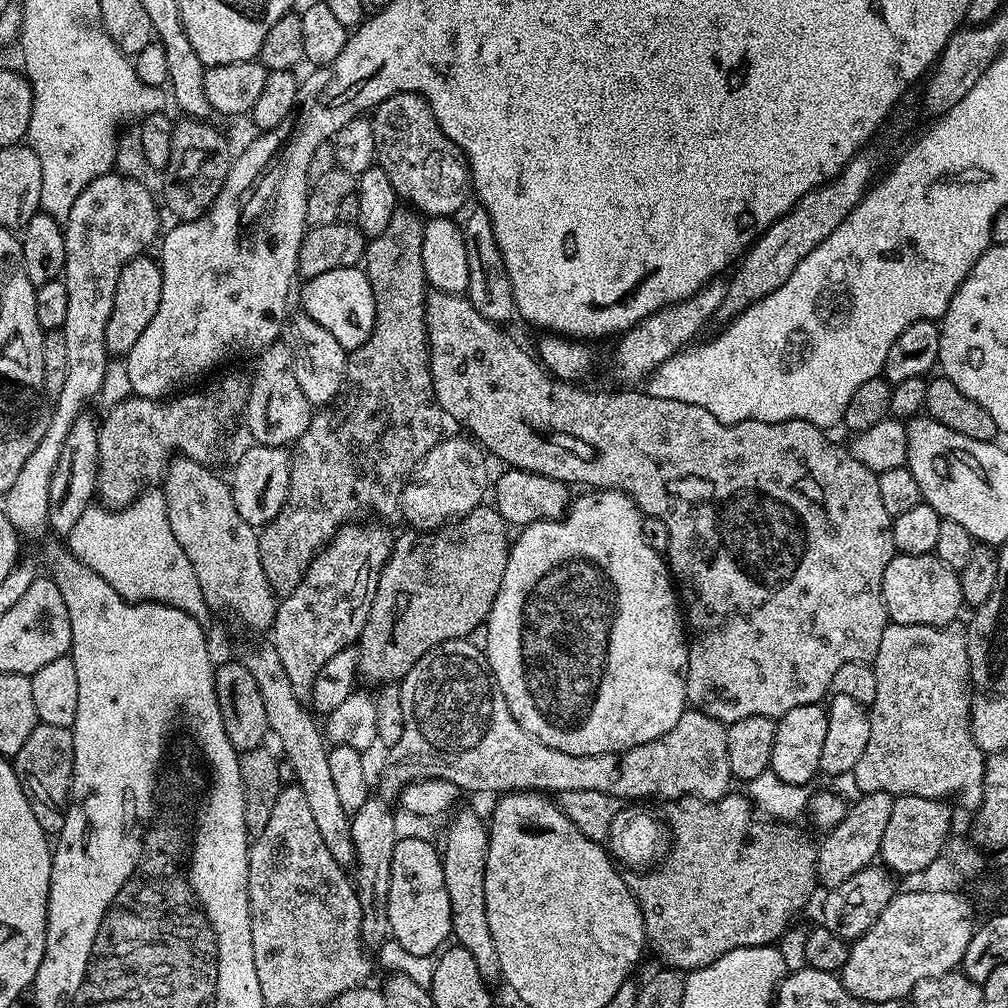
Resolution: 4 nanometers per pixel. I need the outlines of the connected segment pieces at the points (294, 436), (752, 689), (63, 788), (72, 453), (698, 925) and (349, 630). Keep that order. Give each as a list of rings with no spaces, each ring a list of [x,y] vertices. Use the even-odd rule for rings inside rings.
[[[275,342],[263,349],[255,358],[256,360],[256,377],[251,377],[248,386],[248,400],[244,403],[242,420],[248,423],[248,432],[251,438],[257,444],[265,444],[271,448],[288,448],[295,445],[298,438],[310,426],[314,415],[313,405],[309,404],[306,394],[302,394],[302,386],[298,386],[298,378],[294,370],[294,362],[290,354],[290,346],[283,342]]]
[[[435,290],[429,291],[424,302],[424,325],[426,326],[426,334],[428,335],[428,353],[430,354],[432,385],[434,386],[436,400],[440,403],[440,411],[445,417],[453,416],[462,427],[469,428],[473,433],[468,432],[479,441],[485,453],[491,454],[491,452],[493,452],[498,459],[505,460],[505,465],[507,465],[508,468],[521,468],[524,472],[533,472],[534,474],[549,476],[569,486],[588,484],[584,486],[592,490],[615,488],[616,491],[625,492],[626,495],[632,497],[632,501],[636,503],[636,507],[640,509],[644,516],[653,516],[662,522],[666,522],[666,530],[670,530],[670,542],[668,543],[668,551],[666,553],[668,571],[671,572],[674,577],[679,599],[686,609],[687,627],[690,629],[691,635],[692,632],[696,635],[694,638],[691,637],[688,646],[688,669],[684,671],[684,694],[687,703],[691,705],[695,711],[709,715],[710,718],[720,720],[725,726],[738,722],[738,718],[750,718],[751,716],[771,716],[773,718],[779,718],[786,715],[790,710],[794,710],[794,706],[821,703],[821,701],[829,695],[832,683],[834,682],[834,674],[838,674],[839,668],[846,662],[875,661],[876,655],[878,654],[878,646],[882,646],[882,634],[886,630],[888,623],[890,623],[888,611],[884,605],[884,595],[882,594],[882,574],[886,574],[886,566],[890,566],[890,562],[898,555],[896,547],[894,546],[894,534],[892,533],[892,521],[894,517],[886,514],[886,506],[882,506],[882,497],[880,497],[878,482],[876,481],[877,473],[870,471],[866,466],[862,466],[862,462],[858,462],[858,458],[854,458],[851,451],[849,451],[845,445],[843,448],[842,445],[835,444],[835,442],[828,437],[829,433],[825,431],[825,429],[814,426],[805,420],[787,420],[786,422],[774,422],[773,424],[770,422],[747,420],[746,422],[738,422],[737,424],[723,424],[722,422],[718,422],[718,418],[714,418],[714,414],[710,414],[710,410],[702,410],[702,406],[690,406],[690,402],[678,402],[670,398],[654,398],[644,390],[587,392],[584,386],[577,386],[572,382],[561,382],[553,378],[548,369],[540,363],[539,359],[537,359],[529,349],[528,353],[522,345],[515,344],[515,342],[503,332],[505,329],[501,327],[501,325],[493,324],[492,321],[482,318],[482,314],[478,314],[478,310],[474,310],[474,306],[468,301],[467,295],[464,294],[437,292]]]
[[[38,722],[34,730],[30,730],[30,738],[26,738],[22,750],[18,750],[14,758],[14,767],[18,782],[32,804],[34,818],[38,818],[38,826],[42,826],[42,830],[46,833],[59,834],[72,795],[74,738],[71,728]]]
[[[90,414],[79,416],[74,426],[70,428],[62,453],[58,458],[54,474],[50,480],[50,506],[47,507],[48,525],[51,531],[66,538],[72,532],[74,525],[82,518],[87,508],[91,507],[97,474],[97,434],[99,425]],[[92,498],[92,500],[91,500]]]
[[[736,790],[728,792],[720,800],[699,800],[696,796],[681,796],[673,799],[668,808],[667,827],[670,829],[670,847],[659,865],[660,872],[657,870],[644,870],[631,877],[630,887],[632,897],[638,902],[640,913],[644,919],[644,935],[647,943],[664,959],[663,963],[669,968],[678,968],[681,970],[691,970],[693,968],[705,968],[710,966],[722,954],[726,954],[735,948],[757,948],[763,944],[772,946],[777,943],[776,939],[783,934],[791,922],[792,916],[796,916],[804,908],[804,903],[812,896],[812,891],[818,888],[816,879],[816,853],[817,845],[812,844],[808,836],[800,836],[800,832],[791,823],[784,822],[779,825],[780,832],[774,829],[764,829],[762,825],[756,824],[757,813],[754,811],[754,805],[747,795],[736,793]]]
[[[349,522],[343,528],[336,530],[336,537],[325,544],[323,548],[317,552],[316,557],[310,562],[310,566],[306,570],[306,574],[302,578],[302,582],[294,589],[293,592],[287,593],[276,605],[276,616],[272,620],[270,629],[271,647],[276,649],[278,658],[282,662],[282,666],[286,666],[286,678],[290,678],[290,686],[294,686],[294,694],[301,698],[307,697],[312,690],[312,683],[317,674],[320,673],[320,668],[326,666],[326,662],[330,662],[330,658],[334,658],[334,654],[338,654],[344,648],[353,647],[359,641],[366,618],[370,614],[370,606],[374,598],[374,590],[376,589],[376,580],[380,576],[380,571],[384,569],[384,563],[388,560],[388,553],[392,551],[393,541],[388,540],[388,536],[376,524],[360,524],[364,522]]]

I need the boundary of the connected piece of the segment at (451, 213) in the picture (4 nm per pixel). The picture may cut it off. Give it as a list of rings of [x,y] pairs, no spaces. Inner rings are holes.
[[[395,92],[377,104],[370,119],[374,126],[376,164],[386,170],[397,197],[425,217],[455,217],[472,192],[472,174],[464,151],[438,126],[423,96],[414,92]]]

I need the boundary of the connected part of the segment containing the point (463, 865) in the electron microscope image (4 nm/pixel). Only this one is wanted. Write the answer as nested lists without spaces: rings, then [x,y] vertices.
[[[462,808],[451,817],[453,820],[448,824],[448,837],[444,840],[444,848],[442,844],[446,894],[450,894],[452,936],[459,947],[470,950],[474,962],[478,962],[478,970],[482,978],[495,982],[501,979],[500,963],[498,950],[494,950],[494,938],[490,938],[490,922],[486,922],[486,898],[484,897],[488,826],[483,819],[480,821],[478,813]]]

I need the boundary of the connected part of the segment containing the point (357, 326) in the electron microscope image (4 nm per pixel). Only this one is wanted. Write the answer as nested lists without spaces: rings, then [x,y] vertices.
[[[363,267],[330,270],[326,274],[311,277],[305,284],[308,285],[300,292],[303,315],[314,318],[314,322],[318,322],[322,330],[330,330],[330,334],[334,334],[334,338],[338,338],[338,342],[346,350],[366,343],[374,326],[376,303],[370,290],[368,273]]]

